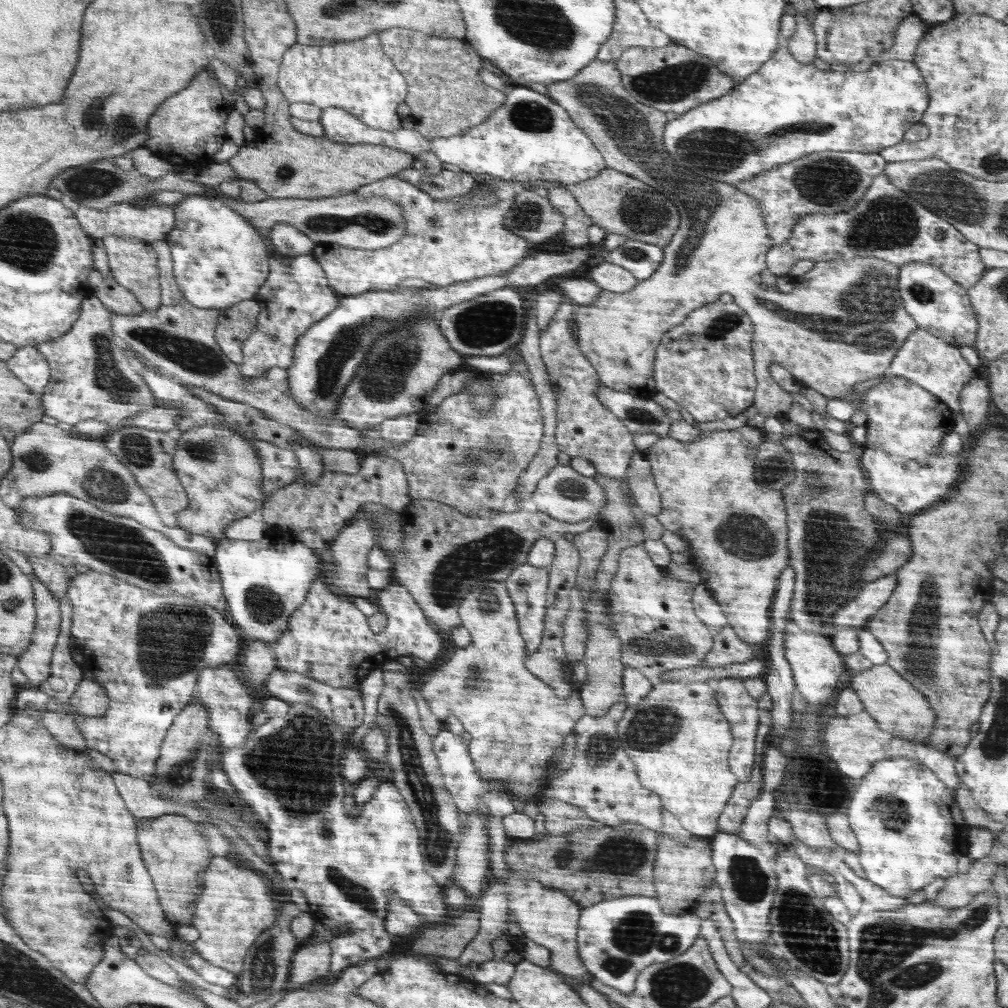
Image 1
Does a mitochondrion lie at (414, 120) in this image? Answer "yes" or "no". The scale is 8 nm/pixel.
no

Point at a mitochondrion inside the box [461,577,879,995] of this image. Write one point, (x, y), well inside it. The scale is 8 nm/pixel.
(811, 940)

